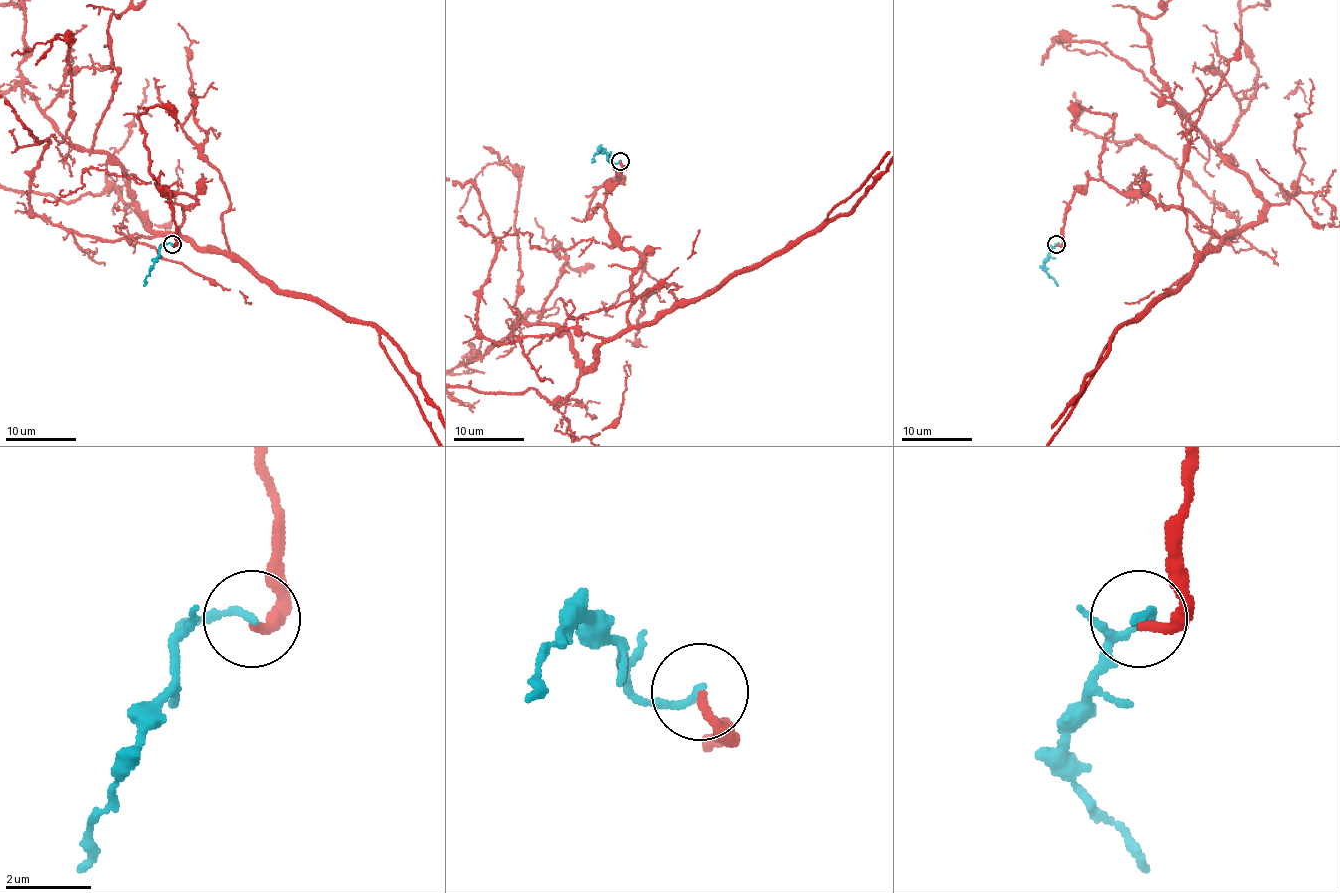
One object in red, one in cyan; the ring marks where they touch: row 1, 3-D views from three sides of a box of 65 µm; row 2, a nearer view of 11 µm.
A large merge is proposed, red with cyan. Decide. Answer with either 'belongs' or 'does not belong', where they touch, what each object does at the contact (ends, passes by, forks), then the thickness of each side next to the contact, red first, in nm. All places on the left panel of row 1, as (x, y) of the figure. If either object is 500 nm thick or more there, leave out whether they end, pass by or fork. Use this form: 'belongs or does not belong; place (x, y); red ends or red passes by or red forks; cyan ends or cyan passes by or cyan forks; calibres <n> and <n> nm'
belongs; place (172, 244); red ends; cyan ends; calibres 200 and 180 nm

